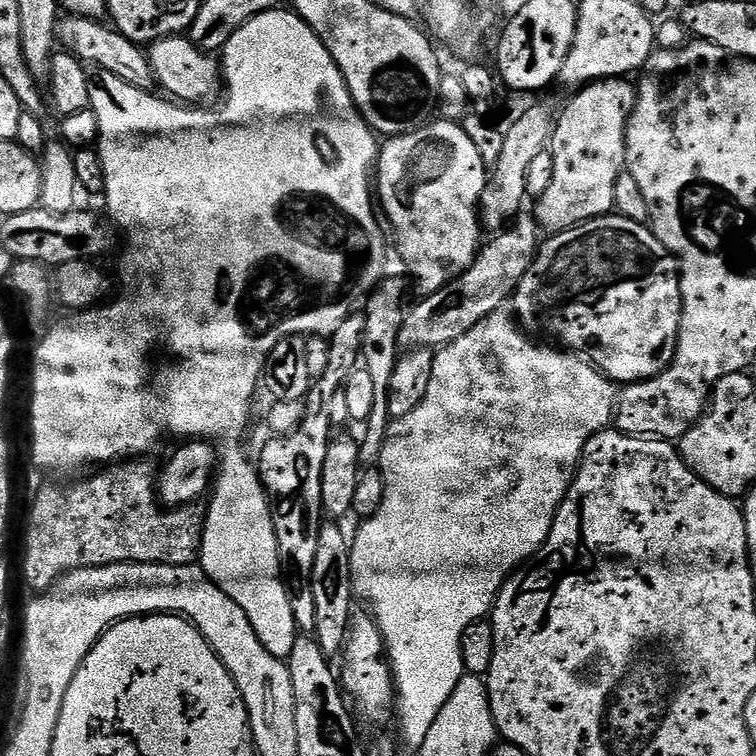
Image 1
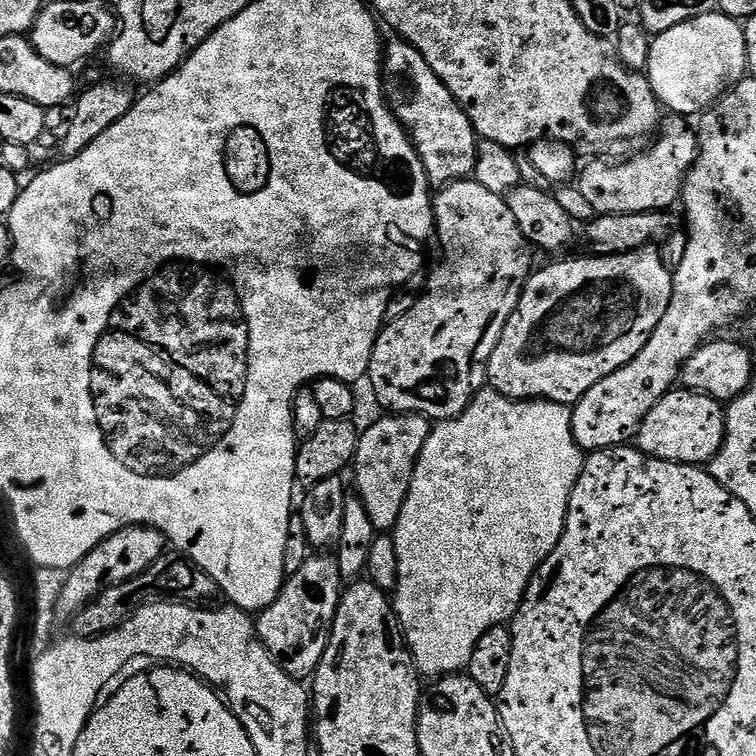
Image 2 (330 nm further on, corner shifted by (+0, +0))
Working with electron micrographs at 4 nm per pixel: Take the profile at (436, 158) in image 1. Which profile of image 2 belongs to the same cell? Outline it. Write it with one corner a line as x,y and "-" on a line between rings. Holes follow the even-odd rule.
474,178
443,185
435,193
432,201
432,210
436,213
434,236
437,241
440,239
440,261
433,266
432,272
429,271
427,273
428,285
424,287
424,291
421,292
416,305
410,310
406,310
406,314
402,314
402,318
388,320
384,327
380,329
380,336
376,340
376,345
370,358
366,380
367,383
372,383
372,392
376,395
377,402
389,413
427,416
429,421
439,422
442,420
455,420
456,417
463,414
466,406
470,406
473,398
479,392
483,392
488,384
490,354
494,354
494,346
498,346
498,338
502,338
502,330
506,326
510,314
514,314
514,310
520,301
520,296
524,292
528,277
534,271
534,263
532,264
534,252
528,243
528,239
522,234
522,230
518,230
518,222
514,222
514,214
510,214
510,206
507,199
501,193
486,190
486,186
482,186

